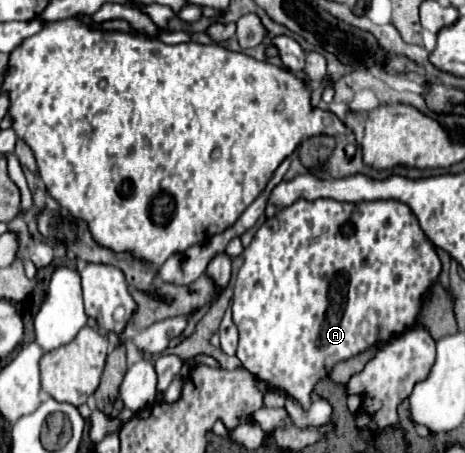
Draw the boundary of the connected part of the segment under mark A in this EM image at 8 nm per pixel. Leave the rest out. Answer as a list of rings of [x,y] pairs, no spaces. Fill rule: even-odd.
[[[328,198],[318,200],[296,200],[294,204],[278,210],[272,218],[268,218],[260,230],[256,232],[252,244],[244,250],[244,264],[238,272],[238,280],[234,284],[234,300],[232,300],[232,316],[240,330],[240,342],[236,356],[240,358],[242,366],[250,370],[258,380],[264,380],[270,390],[282,390],[288,396],[296,398],[304,408],[310,406],[310,394],[318,380],[326,378],[336,362],[348,360],[376,344],[386,344],[392,338],[404,334],[406,330],[418,326],[420,322],[420,310],[424,304],[426,294],[432,290],[432,286],[438,284],[438,276],[442,272],[440,258],[436,254],[434,244],[426,236],[426,232],[420,228],[418,218],[414,212],[398,200],[378,200],[378,202],[360,202],[354,204],[356,208],[350,210],[350,202],[334,202]]]

